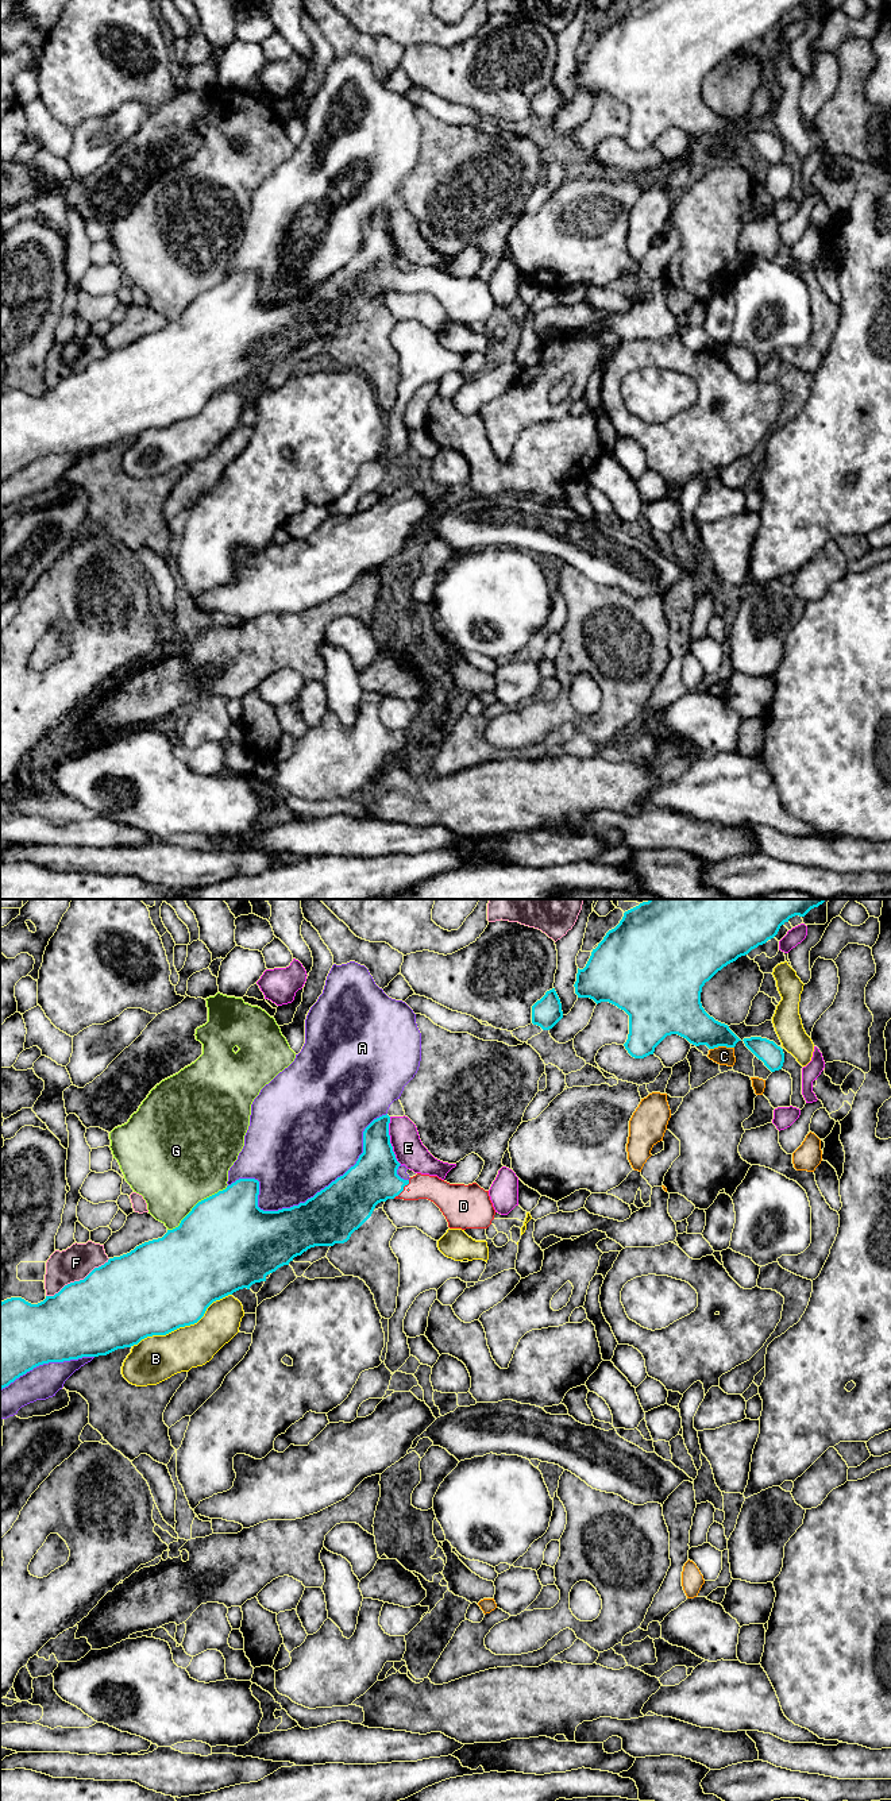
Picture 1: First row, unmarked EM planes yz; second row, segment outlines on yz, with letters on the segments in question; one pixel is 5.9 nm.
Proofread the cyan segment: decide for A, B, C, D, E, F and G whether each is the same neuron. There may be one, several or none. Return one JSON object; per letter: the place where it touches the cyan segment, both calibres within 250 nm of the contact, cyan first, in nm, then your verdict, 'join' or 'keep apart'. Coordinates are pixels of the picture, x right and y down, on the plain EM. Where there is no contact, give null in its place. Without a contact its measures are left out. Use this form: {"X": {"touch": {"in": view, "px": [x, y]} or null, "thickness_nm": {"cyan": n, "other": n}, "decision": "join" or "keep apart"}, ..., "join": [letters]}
{"A": {"touch": {"in": "yz", "px": [308, 292]}, "thickness_nm": {"cyan": 320, "other": 480}, "decision": "keep apart"}, "B": {"touch": {"in": "yz", "px": [182, 419]}, "thickness_nm": {"cyan": 500, "other": 280}, "decision": "keep apart"}, "C": {"touch": {"in": "yz", "px": [721, 138]}, "thickness_nm": {"cyan": 220, "other": 110}, "decision": "keep apart"}, "D": {"touch": {"in": "yz", "px": [402, 282]}, "thickness_nm": {"cyan": 280, "other": 150}, "decision": "join"}, "E": {"touch": {"in": "yz", "px": [389, 234]}, "thickness_nm": {"cyan": 280, "other": 180}, "decision": "keep apart"}, "F": {"touch": {"in": "yz", "px": [77, 374]}, "thickness_nm": {"cyan": 480, "other": 200}, "decision": "keep apart"}, "G": {"touch": {"in": "yz", "px": [196, 297]}, "thickness_nm": {"cyan": 500, "other": 480}, "decision": "keep apart"}, "join": ["D"]}

